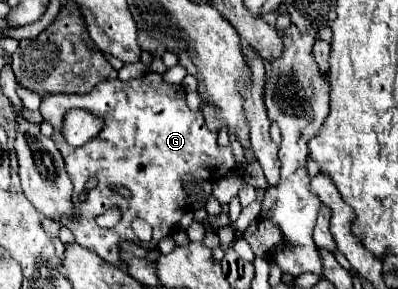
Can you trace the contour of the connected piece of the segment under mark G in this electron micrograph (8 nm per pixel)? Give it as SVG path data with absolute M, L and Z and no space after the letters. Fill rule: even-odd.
M145 73L143 77L129 79L129 81L119 81L119 79L101 81L87 95L65 95L65 93L43 95L39 111L41 111L43 119L55 127L53 141L65 159L67 173L75 187L73 203L75 203L81 219L75 225L71 223L67 227L73 231L75 241L79 245L95 251L107 263L111 263L123 271L127 271L127 265L123 265L123 261L119 257L121 243L123 241L137 243L137 237L131 229L131 223L135 219L143 219L153 227L153 247L157 247L157 243L163 237L173 233L173 229L179 225L179 221L185 213L185 193L181 187L181 179L185 175L198 175L198 178L213 183L225 175L229 175L235 169L231 147L225 147L225 149L217 147L217 133L211 133L207 129L205 119L199 111L195 113L187 107L183 87L167 85L159 73ZM71 109L87 109L89 113L95 113L95 117L99 117L99 121L103 121L103 129L83 147L71 147L71 145L67 145L67 141L63 141L63 133L61 133L63 117ZM79 187L91 187L91 189L87 189L85 201L79 199ZM111 207L121 209L121 221L111 229L101 229L95 223L95 217L105 213Z

